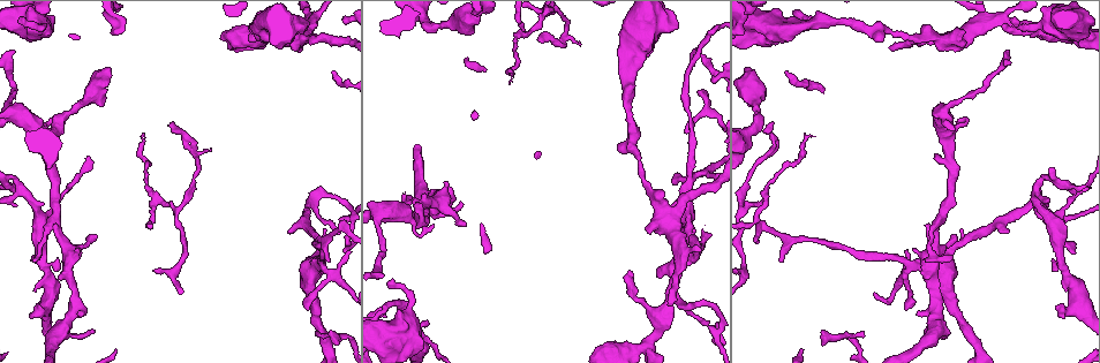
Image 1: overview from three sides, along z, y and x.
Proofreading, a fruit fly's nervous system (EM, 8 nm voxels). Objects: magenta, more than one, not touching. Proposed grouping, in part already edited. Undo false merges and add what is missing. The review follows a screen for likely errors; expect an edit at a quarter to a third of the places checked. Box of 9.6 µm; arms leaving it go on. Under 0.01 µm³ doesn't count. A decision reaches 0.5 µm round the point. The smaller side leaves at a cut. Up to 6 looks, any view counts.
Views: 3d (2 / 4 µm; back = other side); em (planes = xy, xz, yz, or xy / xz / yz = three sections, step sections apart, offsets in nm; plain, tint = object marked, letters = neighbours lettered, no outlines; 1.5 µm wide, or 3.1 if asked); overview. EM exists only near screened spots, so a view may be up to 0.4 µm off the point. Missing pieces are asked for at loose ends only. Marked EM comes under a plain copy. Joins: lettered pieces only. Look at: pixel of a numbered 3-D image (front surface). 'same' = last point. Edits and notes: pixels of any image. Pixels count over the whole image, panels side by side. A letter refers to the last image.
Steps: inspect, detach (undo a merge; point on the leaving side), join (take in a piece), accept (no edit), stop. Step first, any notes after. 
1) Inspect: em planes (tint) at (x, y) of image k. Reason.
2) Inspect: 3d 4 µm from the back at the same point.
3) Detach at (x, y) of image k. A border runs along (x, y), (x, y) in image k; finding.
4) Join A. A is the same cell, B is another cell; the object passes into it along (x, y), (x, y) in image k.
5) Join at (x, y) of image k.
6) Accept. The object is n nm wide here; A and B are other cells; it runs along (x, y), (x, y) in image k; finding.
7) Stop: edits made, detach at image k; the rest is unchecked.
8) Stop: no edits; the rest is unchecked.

Inspect: em planes (letters) at (19, 17) of image 1. An open end.

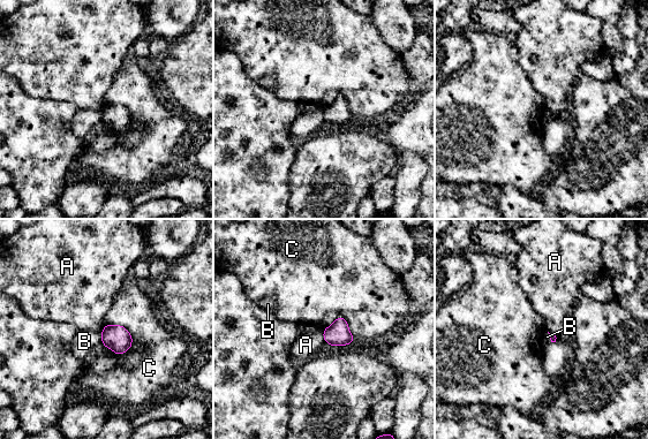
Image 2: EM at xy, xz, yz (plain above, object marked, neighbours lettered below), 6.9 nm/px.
Accept. The longest contact is with C, 260 nm; A, B and C are other cells; no lettered piece goes on from it.

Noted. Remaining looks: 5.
Inspect: em planes (tint) at (630, 272) of image 1. Free end.

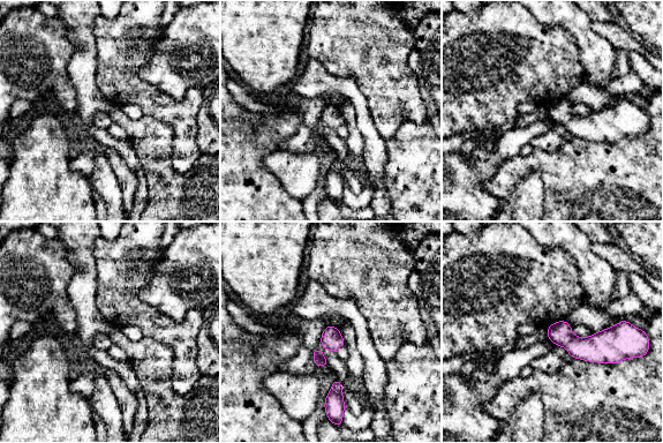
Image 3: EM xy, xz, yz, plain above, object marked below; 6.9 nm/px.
Inspect: em planes (letters) at the same point.

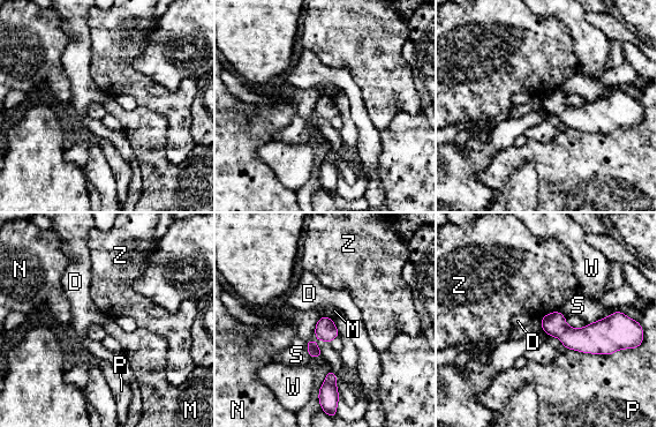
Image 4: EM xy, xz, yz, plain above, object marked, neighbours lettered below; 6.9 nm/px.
Accept. D, M, N, P, S, W and Z are other cells; a border runs along (540, 319), (541, 327) in image 4; no lettered piece goes on from it.

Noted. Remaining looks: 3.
Inspect: em planes (letters) at (71, 111) of image 1.

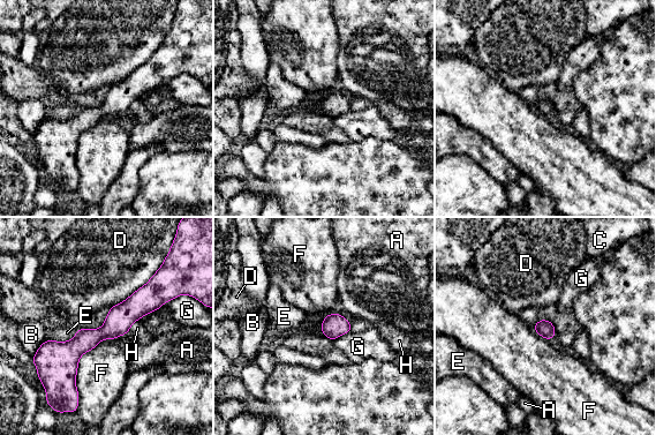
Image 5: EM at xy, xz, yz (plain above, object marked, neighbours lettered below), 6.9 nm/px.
Accept. The longest contact is with F, 460 nm; A, B, C, D, E, F, G and H are other cells; a border runs along (102, 340), (78, 360), (77, 402) in image 5; continuous, no second neuron.

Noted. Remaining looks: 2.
Stop: no edits; the rest is unchecked.

